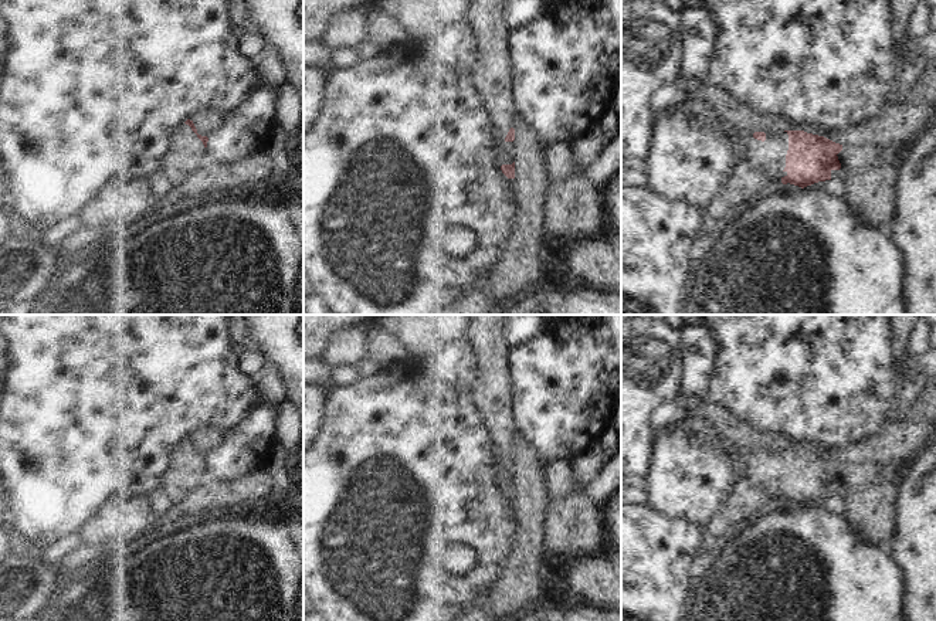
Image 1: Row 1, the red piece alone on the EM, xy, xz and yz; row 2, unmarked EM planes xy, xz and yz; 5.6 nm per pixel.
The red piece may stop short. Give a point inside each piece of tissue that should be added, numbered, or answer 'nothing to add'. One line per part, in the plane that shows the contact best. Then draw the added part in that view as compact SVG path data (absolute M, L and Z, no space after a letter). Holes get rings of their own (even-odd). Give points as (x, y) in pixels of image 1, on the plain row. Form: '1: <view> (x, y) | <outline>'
1: yz (772, 470) | M722 438L722 448L728 455L732 471L742 468L749 476L763 482L767 488L777 488L780 495L787 493L786 472L789 468L789 452L787 449L780 449L777 452L766 451L766 458L757 458L753 451L736 447L726 438Z

